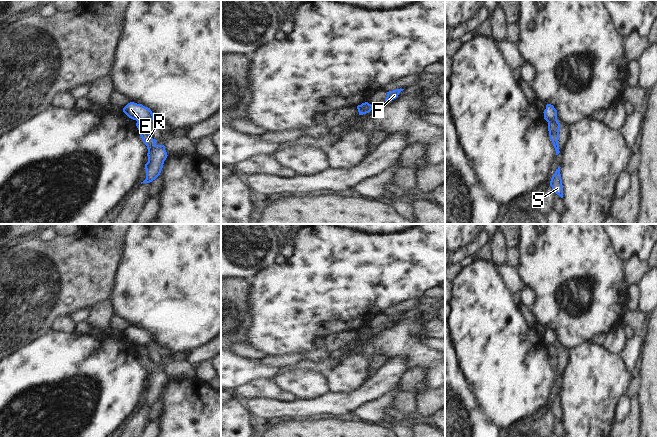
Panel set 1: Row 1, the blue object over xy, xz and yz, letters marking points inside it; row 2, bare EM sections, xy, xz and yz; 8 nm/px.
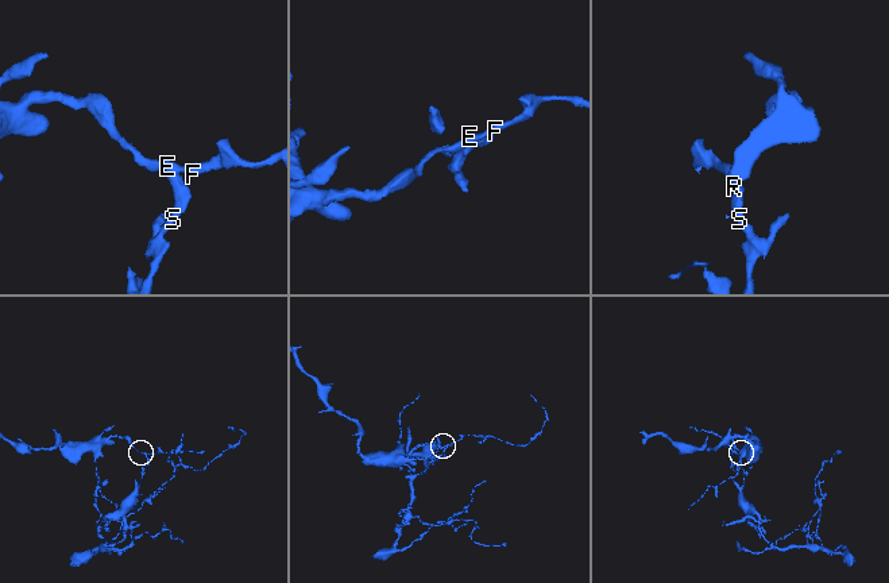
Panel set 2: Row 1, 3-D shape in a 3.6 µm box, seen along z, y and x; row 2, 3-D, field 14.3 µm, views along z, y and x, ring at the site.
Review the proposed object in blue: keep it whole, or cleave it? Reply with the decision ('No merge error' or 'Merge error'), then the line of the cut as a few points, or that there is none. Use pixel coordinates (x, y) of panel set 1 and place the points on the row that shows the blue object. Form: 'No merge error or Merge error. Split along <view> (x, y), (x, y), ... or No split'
Merge error. Split along xy (137, 120), (146, 122).

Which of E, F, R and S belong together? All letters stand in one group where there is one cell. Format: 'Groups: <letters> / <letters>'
Groups: E F / R S.

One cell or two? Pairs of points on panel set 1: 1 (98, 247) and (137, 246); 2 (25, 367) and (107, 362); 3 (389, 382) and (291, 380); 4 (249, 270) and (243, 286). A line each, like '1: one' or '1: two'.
1: two
2: one
3: two
4: two

